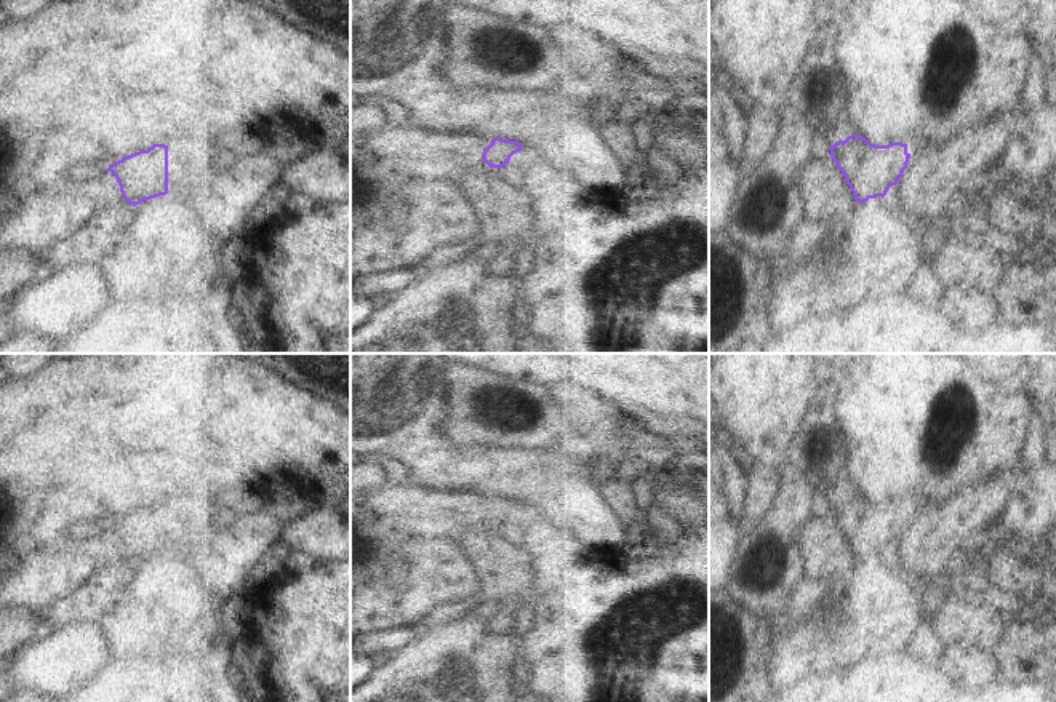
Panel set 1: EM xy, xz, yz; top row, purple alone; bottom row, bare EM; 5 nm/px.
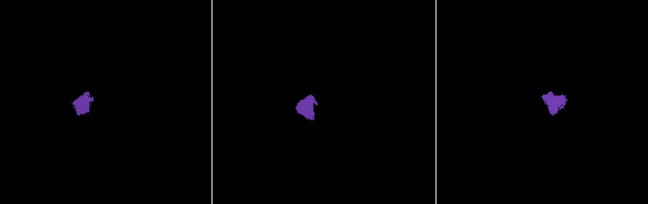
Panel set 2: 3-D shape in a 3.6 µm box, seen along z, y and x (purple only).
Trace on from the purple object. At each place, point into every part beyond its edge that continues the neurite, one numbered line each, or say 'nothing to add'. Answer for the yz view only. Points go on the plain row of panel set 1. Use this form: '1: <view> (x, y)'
nothing to add

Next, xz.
1: xz (423, 512)

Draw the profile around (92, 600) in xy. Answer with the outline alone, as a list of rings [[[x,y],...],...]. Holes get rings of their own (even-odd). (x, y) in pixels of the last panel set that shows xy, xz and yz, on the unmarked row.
[[[123,555],[106,563],[94,576],[43,611],[40,620],[54,627],[99,620],[122,600],[134,577],[134,564]]]

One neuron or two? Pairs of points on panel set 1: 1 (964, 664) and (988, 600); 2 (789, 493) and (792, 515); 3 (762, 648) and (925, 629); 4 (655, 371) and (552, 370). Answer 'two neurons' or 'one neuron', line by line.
1: one neuron
2: one neuron
3: two neurons
4: one neuron

